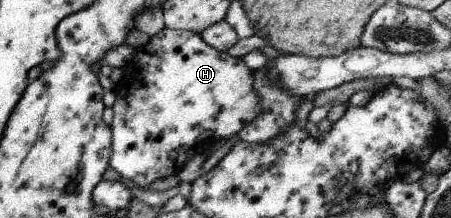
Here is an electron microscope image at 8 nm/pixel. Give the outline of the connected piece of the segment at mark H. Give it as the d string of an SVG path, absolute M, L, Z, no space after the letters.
M165 27L133 52L125 74L116 82L111 128L110 166L137 186L151 186L157 178L175 176L197 154L204 155L214 143L235 136L253 122L261 106L253 88L253 72L243 59L233 58L209 46L200 33Z

